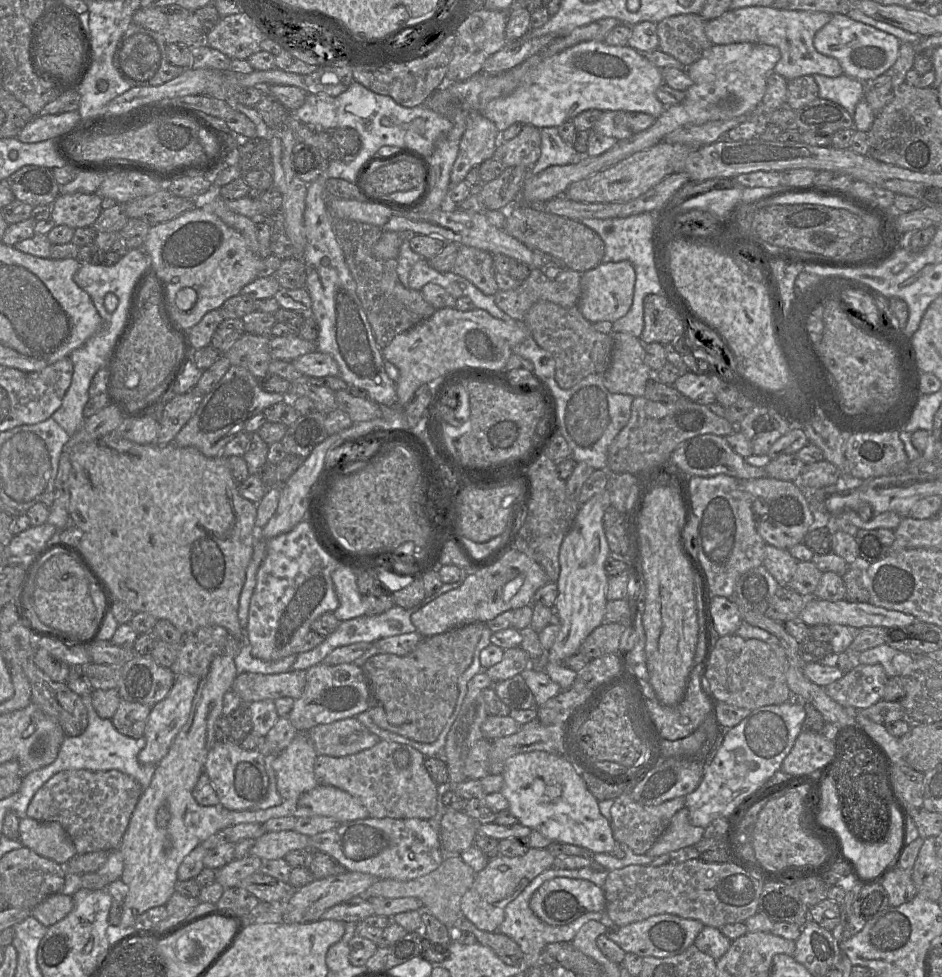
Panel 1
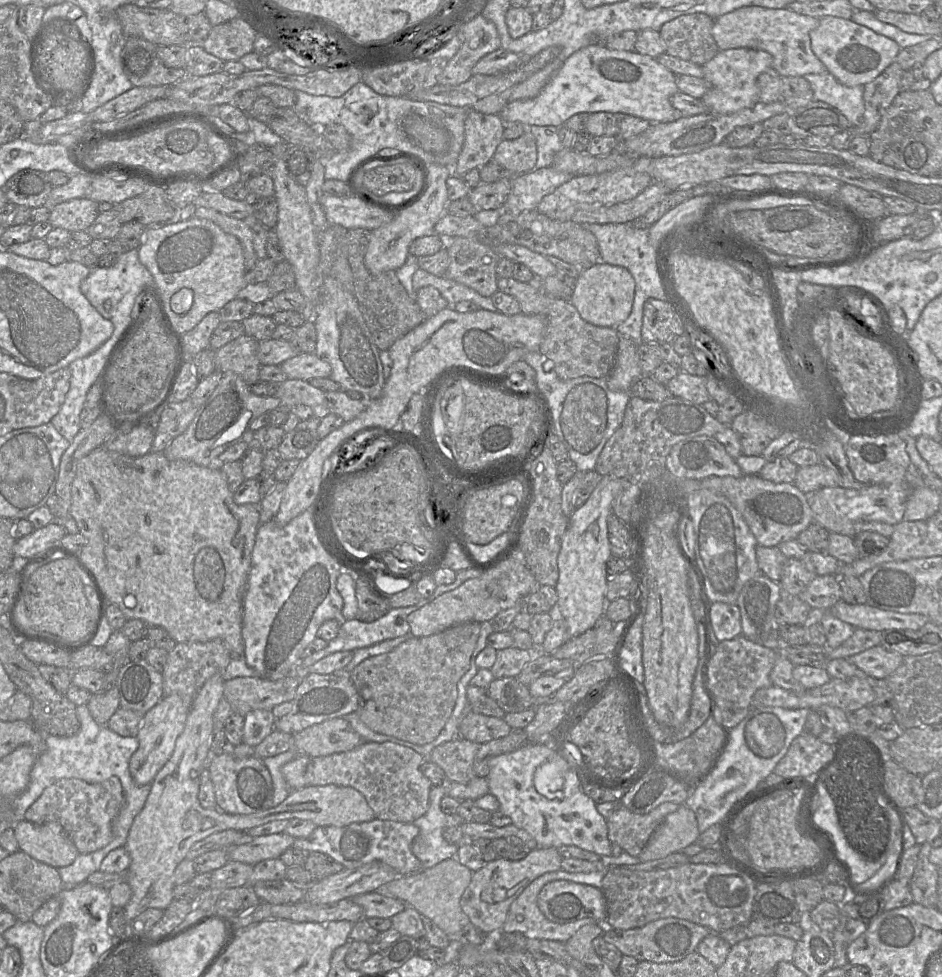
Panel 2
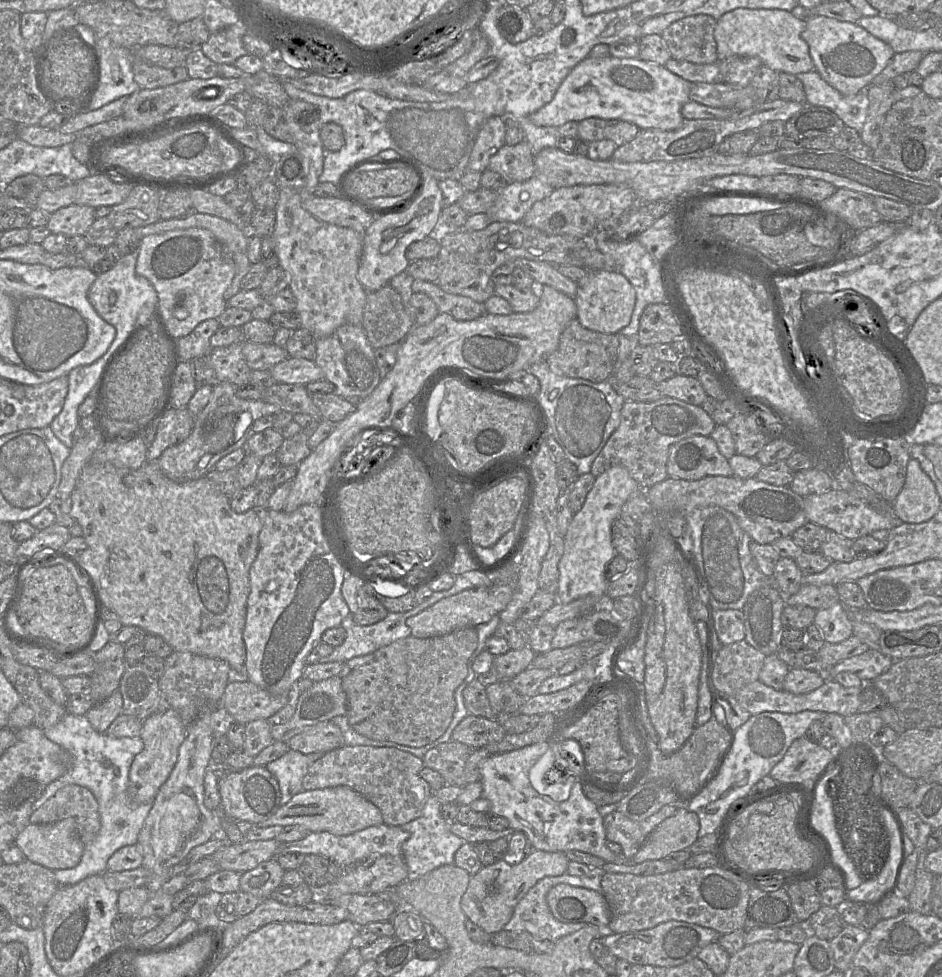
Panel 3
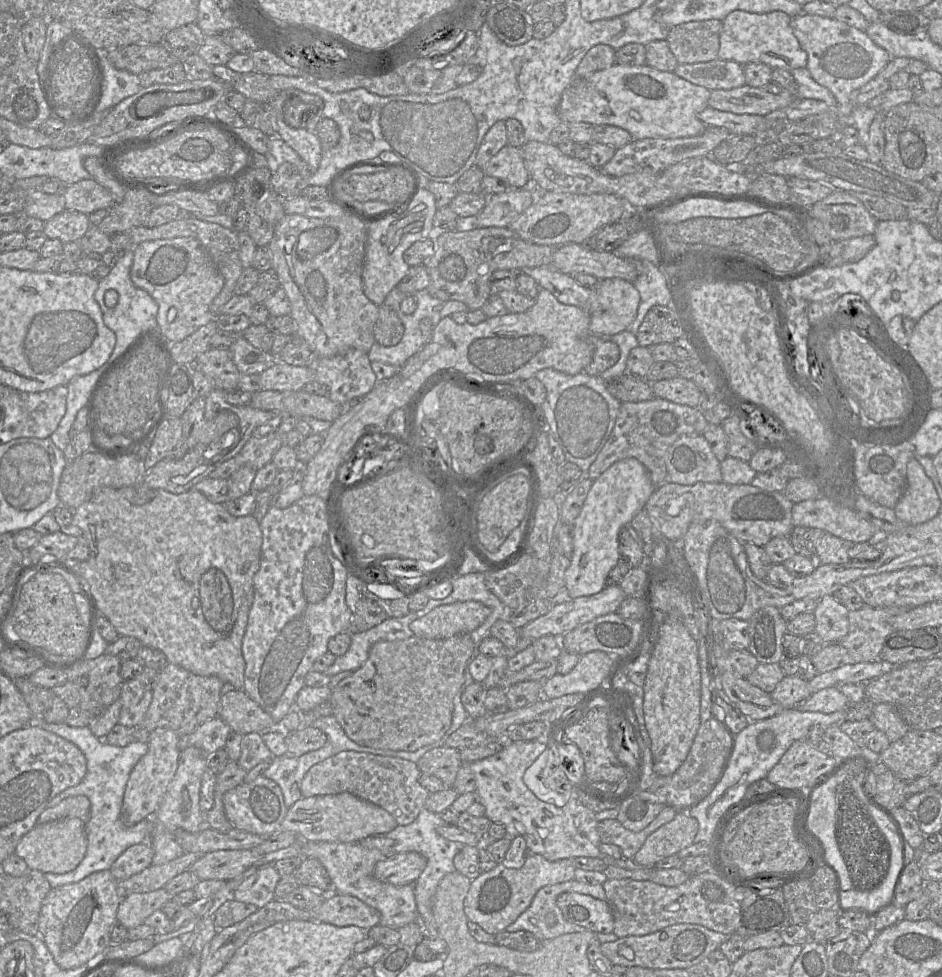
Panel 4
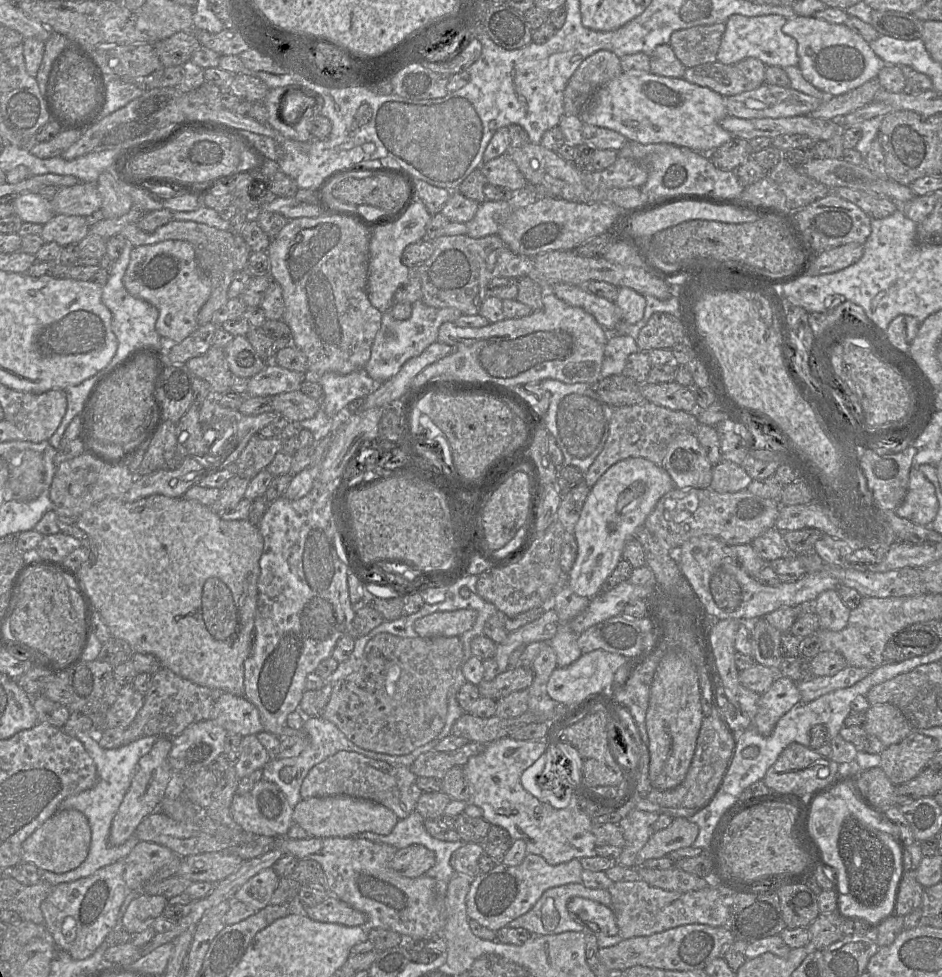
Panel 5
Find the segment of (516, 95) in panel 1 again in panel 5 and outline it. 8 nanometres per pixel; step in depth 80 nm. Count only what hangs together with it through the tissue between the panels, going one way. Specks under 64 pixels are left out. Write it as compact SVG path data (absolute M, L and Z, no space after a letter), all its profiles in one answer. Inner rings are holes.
M622 72L594 93L580 119L584 124L614 130L631 142L674 144L708 155L732 139L732 135L721 126L721 120L726 116L723 96L710 88L690 83L684 78L652 72Z

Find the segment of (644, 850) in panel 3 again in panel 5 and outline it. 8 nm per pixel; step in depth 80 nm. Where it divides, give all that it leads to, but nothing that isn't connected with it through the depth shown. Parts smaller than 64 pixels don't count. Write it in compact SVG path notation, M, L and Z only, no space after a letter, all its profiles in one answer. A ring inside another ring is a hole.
M673 818L672 823L652 834L644 847L637 855L637 864L648 859L657 859L667 856L680 848L691 847L699 833L697 824L688 818Z

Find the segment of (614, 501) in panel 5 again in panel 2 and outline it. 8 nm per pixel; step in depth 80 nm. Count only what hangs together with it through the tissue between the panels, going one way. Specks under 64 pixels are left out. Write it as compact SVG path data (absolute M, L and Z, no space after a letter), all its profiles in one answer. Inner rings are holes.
M603 476L586 502L575 508L569 517L557 558L558 581L555 589L558 600L554 611L556 616L566 621L569 639L592 629L604 615L609 580L606 564L612 556L607 519L612 513L613 500L622 490L623 482L620 479Z

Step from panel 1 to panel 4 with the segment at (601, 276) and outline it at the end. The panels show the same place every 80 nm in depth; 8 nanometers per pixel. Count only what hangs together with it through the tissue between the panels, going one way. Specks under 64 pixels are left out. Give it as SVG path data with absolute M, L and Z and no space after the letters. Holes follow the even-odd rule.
M620 278L599 280L595 288L598 309L590 314L590 332L611 337L628 329L635 320L640 294L632 282Z

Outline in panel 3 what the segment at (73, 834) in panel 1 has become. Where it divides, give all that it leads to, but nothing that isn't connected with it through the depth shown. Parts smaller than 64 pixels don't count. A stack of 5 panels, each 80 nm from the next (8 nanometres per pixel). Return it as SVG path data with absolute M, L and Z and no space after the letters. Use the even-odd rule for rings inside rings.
M67 785L33 811L32 824L50 824L73 818L84 845L91 842L100 830L99 805L93 793L80 785Z

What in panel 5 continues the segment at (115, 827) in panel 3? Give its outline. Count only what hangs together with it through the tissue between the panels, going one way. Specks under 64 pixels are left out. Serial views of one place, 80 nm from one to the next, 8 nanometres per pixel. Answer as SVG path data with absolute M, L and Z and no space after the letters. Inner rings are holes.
M80 732L74 737L82 743L84 749L94 761L98 780L93 788L64 799L60 803L58 811L77 810L81 812L88 820L91 830L91 841L86 859L77 868L62 874L40 871L40 879L49 883L52 887L88 877L103 867L124 860L140 842L137 836L133 834L125 843L119 846L111 846L108 841L109 832L112 821L130 787L139 760L150 752L153 744L159 738L158 736L147 736L125 744L120 748L104 749L100 747L98 736L94 732Z

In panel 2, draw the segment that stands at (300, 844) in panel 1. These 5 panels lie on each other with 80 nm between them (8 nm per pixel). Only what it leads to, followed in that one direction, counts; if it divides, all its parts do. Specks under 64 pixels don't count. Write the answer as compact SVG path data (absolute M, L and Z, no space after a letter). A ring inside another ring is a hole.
M285 832L269 834L252 838L252 841L243 845L236 845L227 850L229 860L255 865L260 861L279 858L291 848L295 838Z

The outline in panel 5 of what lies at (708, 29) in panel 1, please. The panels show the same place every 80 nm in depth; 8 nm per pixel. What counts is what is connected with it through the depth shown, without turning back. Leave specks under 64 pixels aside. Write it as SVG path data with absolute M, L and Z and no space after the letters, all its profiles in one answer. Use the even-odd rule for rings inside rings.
M733 14L725 22L725 32L722 36L717 53L717 60L723 64L734 65L738 62L754 57L762 61L766 66L798 66L797 41L782 31L787 19L778 14L762 16L744 16Z

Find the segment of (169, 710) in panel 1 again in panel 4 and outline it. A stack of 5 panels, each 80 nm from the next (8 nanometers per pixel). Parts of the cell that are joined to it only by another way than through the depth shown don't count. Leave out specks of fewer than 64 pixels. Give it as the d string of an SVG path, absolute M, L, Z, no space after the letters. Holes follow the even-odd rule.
M155 729L147 734L148 751L132 769L121 807L121 819L127 826L133 826L146 818L152 818L173 779L179 762L180 736L170 729Z

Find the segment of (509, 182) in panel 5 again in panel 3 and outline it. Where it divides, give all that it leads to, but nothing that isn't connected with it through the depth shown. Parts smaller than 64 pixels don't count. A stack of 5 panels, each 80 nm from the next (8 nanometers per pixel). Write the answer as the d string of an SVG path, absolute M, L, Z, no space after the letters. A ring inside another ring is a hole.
M522 142L504 144L491 158L488 168L508 179L509 182L523 182L535 176L534 156L530 145Z

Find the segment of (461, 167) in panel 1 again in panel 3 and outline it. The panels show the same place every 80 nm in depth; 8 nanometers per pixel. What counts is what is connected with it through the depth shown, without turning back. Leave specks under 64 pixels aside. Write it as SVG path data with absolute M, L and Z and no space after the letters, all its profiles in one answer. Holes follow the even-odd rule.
M492 116L481 125L470 157L467 170L483 172L490 158L505 144L505 124L500 116Z

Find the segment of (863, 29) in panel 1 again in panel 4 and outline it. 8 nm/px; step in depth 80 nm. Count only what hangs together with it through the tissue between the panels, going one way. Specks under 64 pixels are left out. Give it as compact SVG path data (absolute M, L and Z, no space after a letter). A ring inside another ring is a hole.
M801 12L792 18L791 27L800 46L808 55L806 68L811 76L817 83L828 88L836 98L836 117L840 132L846 126L846 119L854 108L850 102L851 93L869 82L892 57L885 49L875 44L865 31L833 17Z

